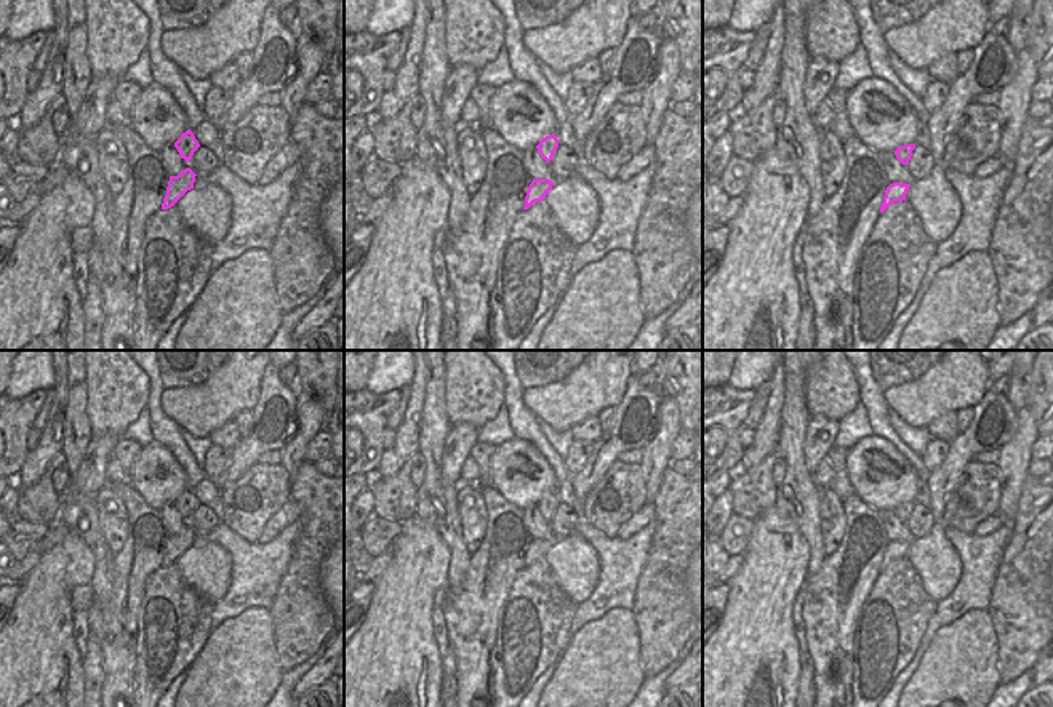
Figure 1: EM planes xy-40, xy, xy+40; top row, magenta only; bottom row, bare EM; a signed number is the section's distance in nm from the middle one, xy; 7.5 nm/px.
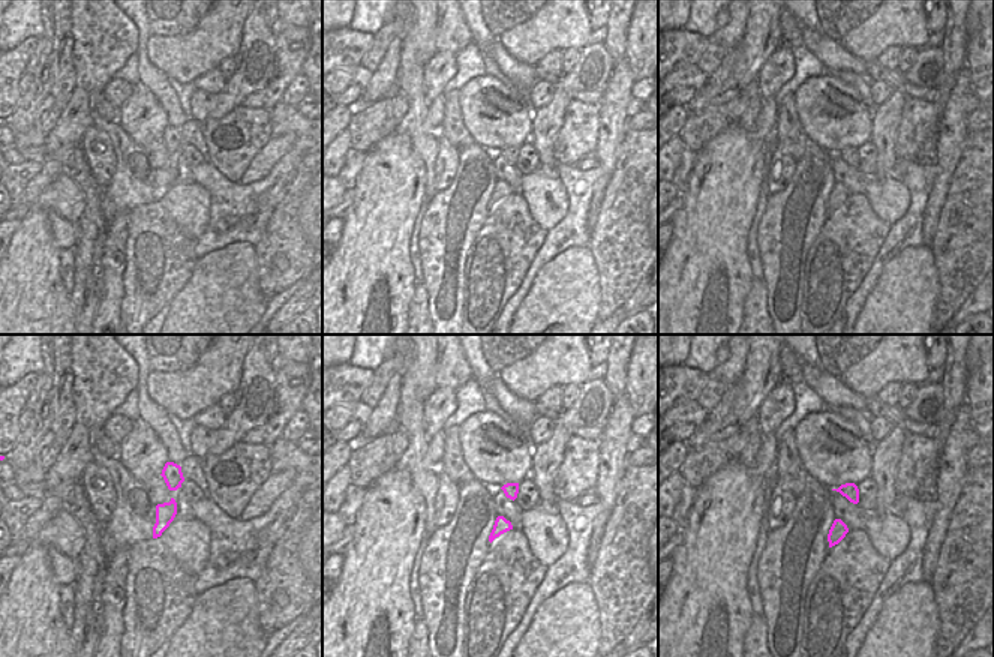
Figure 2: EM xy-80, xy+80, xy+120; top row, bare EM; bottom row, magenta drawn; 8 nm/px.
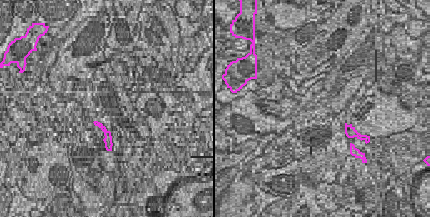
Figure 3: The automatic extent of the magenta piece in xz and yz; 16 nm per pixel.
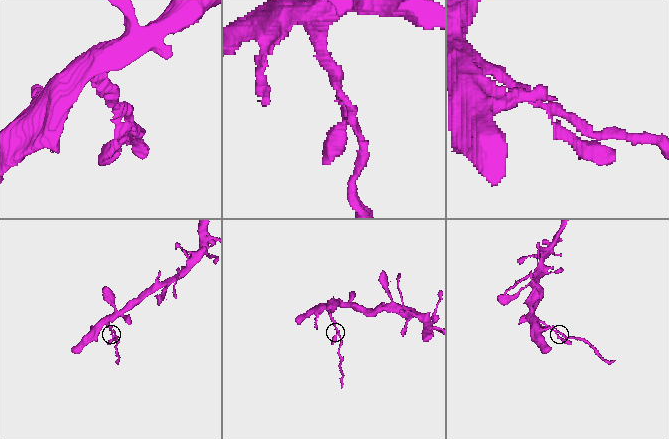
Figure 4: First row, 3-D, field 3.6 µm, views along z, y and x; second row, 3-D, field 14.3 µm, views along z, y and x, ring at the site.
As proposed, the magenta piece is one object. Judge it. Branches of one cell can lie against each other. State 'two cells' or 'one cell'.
two cells

